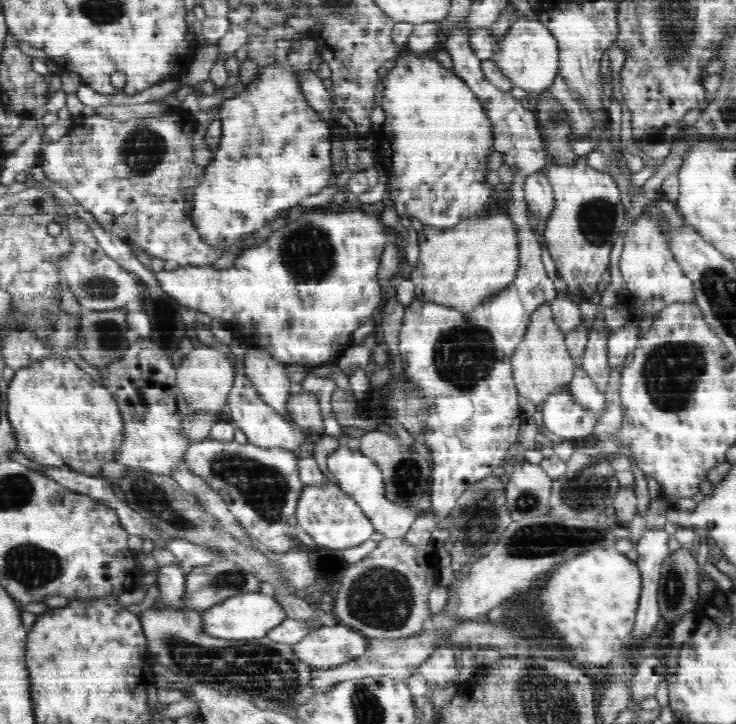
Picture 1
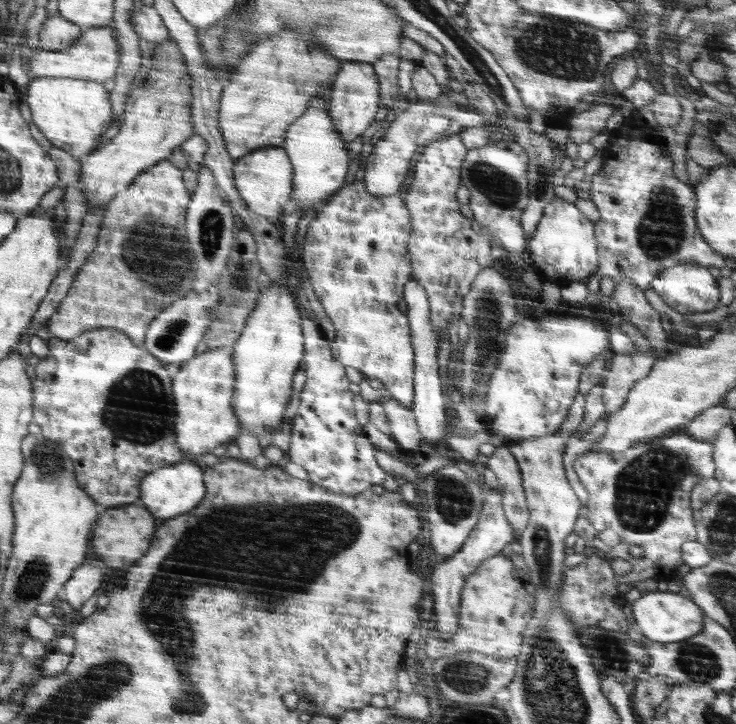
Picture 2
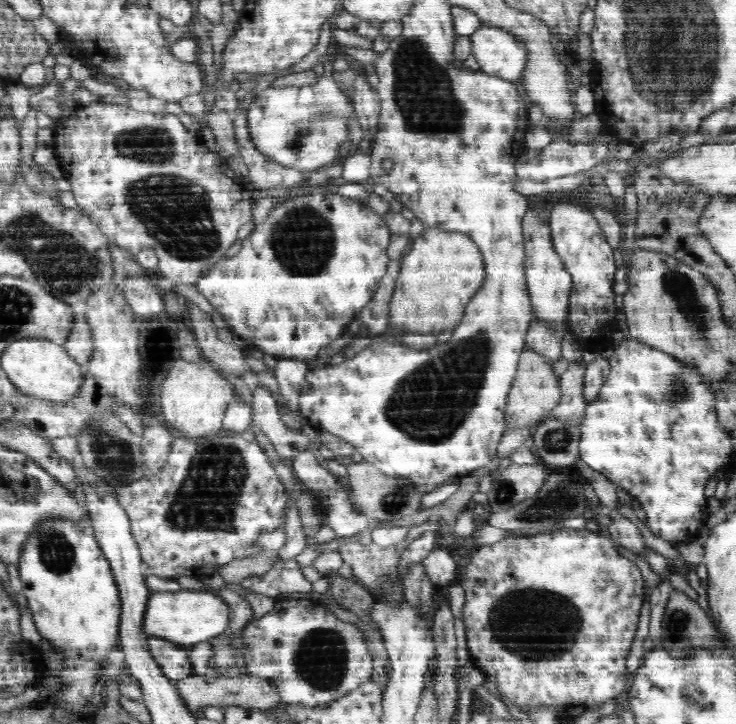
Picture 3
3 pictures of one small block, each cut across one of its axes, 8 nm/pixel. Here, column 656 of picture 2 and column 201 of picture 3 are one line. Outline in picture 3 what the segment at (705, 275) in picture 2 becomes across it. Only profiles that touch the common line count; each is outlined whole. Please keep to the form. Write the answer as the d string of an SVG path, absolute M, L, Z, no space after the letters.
M305 194L294 200L281 199L274 207L268 218L260 224L255 224L254 230L249 237L241 242L239 252L233 257L224 257L222 261L217 262L207 273L204 273L196 289L204 295L204 298L212 304L216 312L220 312L226 324L232 328L232 332L239 337L239 341L248 348L261 350L265 356L268 354L279 358L290 358L300 361L311 361L324 346L338 340L347 330L348 324L356 320L360 310L372 300L376 290L380 287L380 282L384 278L386 268L388 268L388 244L390 244L390 235L388 225L384 222L383 215L373 211L368 205L362 204L357 199L347 198L336 194Z

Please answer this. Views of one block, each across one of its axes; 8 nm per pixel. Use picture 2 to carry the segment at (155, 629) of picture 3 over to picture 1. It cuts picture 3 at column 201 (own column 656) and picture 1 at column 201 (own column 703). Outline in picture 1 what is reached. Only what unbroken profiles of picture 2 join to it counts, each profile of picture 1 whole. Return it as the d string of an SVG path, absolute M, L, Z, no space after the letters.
M260 591L232 595L221 603L205 608L201 616L202 628L206 634L228 641L267 636L272 628L280 626L287 618L283 606L274 597Z

